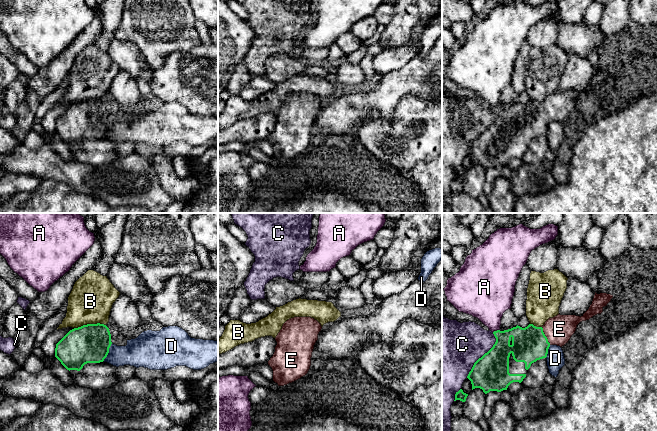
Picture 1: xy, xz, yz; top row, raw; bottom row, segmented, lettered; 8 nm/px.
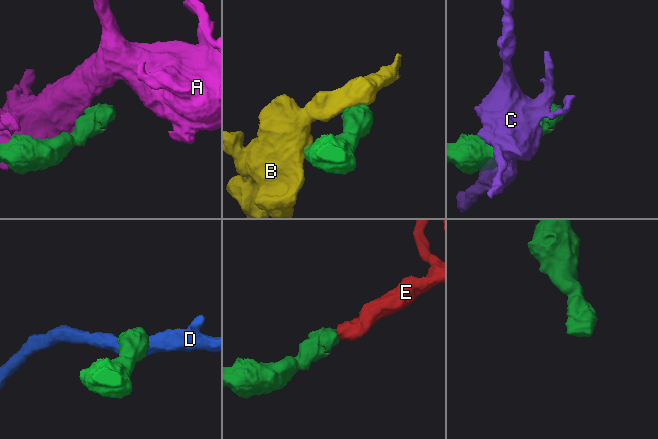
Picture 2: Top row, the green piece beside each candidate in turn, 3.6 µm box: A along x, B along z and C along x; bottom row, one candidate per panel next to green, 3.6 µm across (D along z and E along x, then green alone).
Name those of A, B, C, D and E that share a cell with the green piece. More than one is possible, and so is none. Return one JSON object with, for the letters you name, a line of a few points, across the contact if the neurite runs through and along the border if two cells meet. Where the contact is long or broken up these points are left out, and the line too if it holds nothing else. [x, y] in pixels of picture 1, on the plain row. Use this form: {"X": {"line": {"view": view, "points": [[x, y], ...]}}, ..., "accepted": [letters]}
{"E": {"line": {"view": "yz", "points": [[529, 120], [545, 112], [559, 105]]}}, "accepted": ["E"]}

